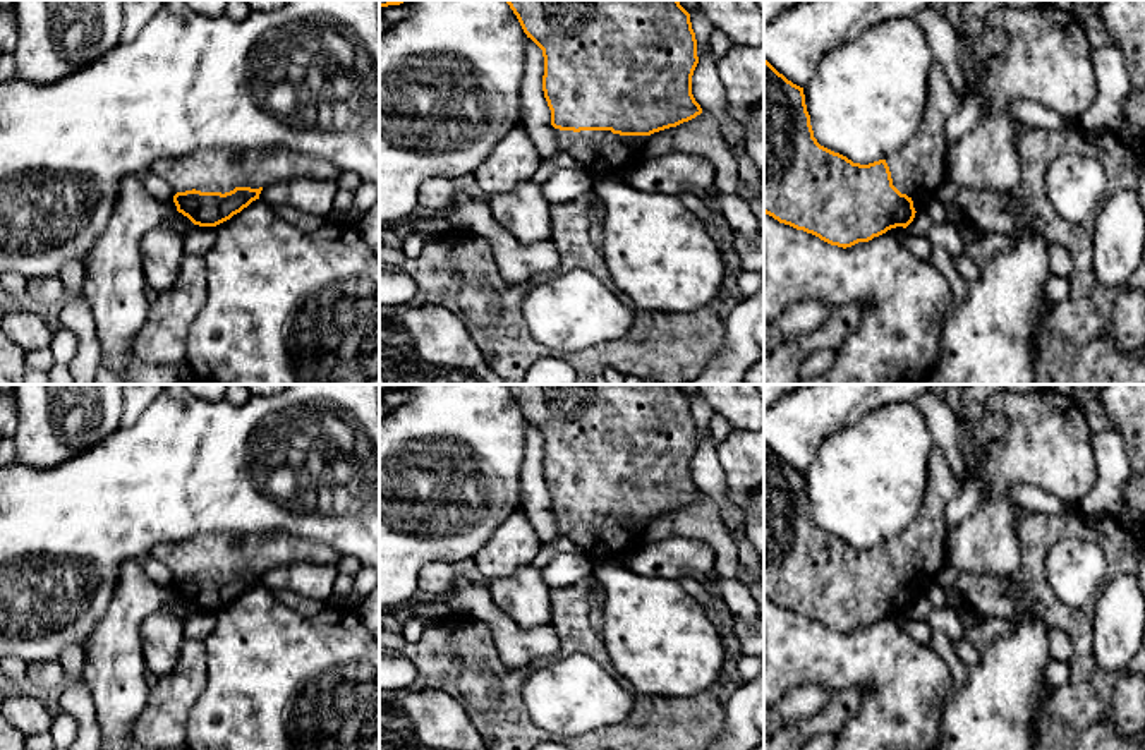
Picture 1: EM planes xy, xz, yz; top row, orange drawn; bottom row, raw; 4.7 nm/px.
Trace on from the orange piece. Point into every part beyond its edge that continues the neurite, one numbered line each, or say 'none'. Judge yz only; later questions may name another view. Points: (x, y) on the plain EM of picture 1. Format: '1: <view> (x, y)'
1: yz (919, 553)

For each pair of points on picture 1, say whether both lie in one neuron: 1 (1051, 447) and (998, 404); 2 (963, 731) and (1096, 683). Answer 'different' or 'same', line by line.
1: same
2: different

